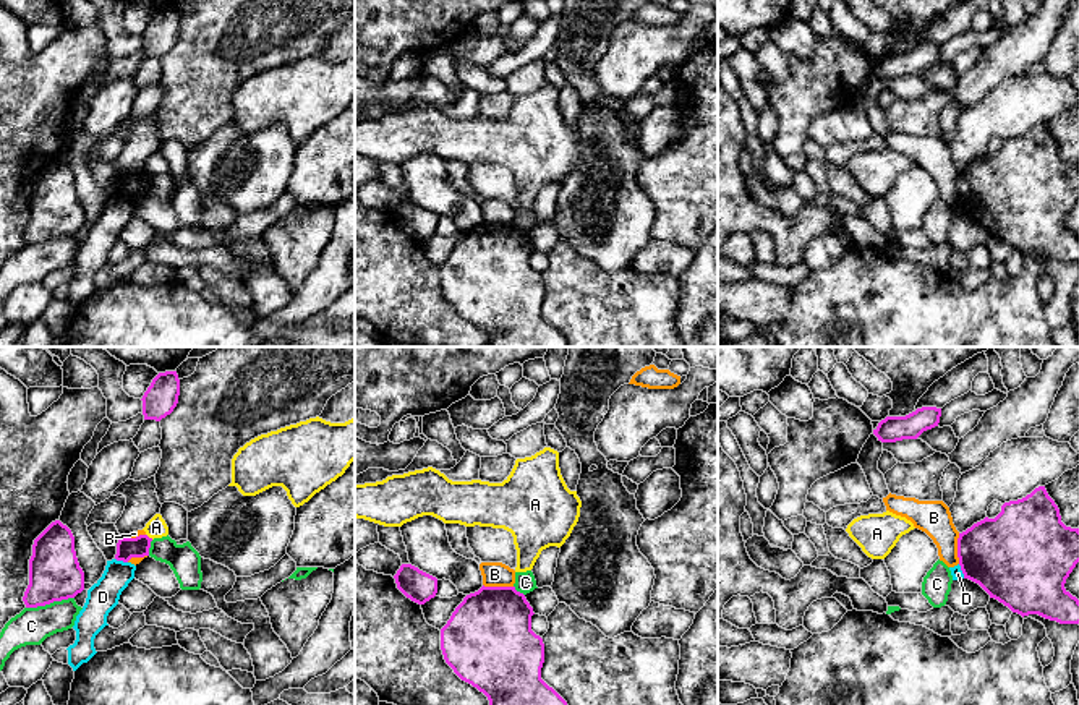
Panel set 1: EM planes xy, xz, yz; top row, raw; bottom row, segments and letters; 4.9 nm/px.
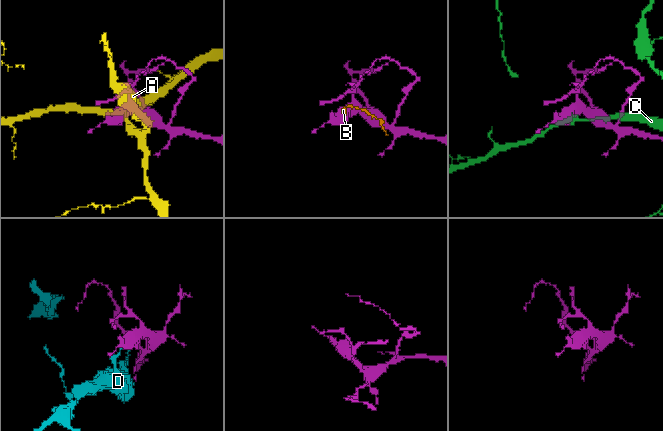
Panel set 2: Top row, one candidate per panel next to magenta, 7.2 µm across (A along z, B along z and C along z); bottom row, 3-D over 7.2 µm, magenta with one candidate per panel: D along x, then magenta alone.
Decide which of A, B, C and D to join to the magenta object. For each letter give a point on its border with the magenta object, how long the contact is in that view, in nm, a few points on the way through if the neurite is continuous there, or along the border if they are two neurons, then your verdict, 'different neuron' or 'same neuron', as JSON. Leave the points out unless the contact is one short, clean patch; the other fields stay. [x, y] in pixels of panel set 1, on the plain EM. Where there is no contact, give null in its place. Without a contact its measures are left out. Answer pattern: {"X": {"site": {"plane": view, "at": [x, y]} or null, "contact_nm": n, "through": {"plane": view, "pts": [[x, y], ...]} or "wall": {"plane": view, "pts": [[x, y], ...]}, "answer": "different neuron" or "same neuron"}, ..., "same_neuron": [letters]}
{"A": {"site": {"plane": "xy", "at": [148, 174]}, "contact_nm": 50, "wall": {"plane": "xy", "pts": [[146, 170], [153, 175]]}, "answer": "different neuron"}, "B": {"site": {"plane": "xz", "at": [498, 224]}, "contact_nm": 150, "answer": "different neuron"}, "C": {"site": {"plane": "xy", "at": [49, 240]}, "contact_nm": 240, "answer": "different neuron"}, "D": {"site": {"plane": "xy", "at": [122, 196]}, "contact_nm": 70, "wall": {"plane": "xy", "pts": [[115, 195], [127, 200]]}, "answer": "different neuron"}, "same_neuron": []}

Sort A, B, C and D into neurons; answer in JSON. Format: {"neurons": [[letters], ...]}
{"neurons": [["A"], ["B"], ["C"], ["D"]]}

